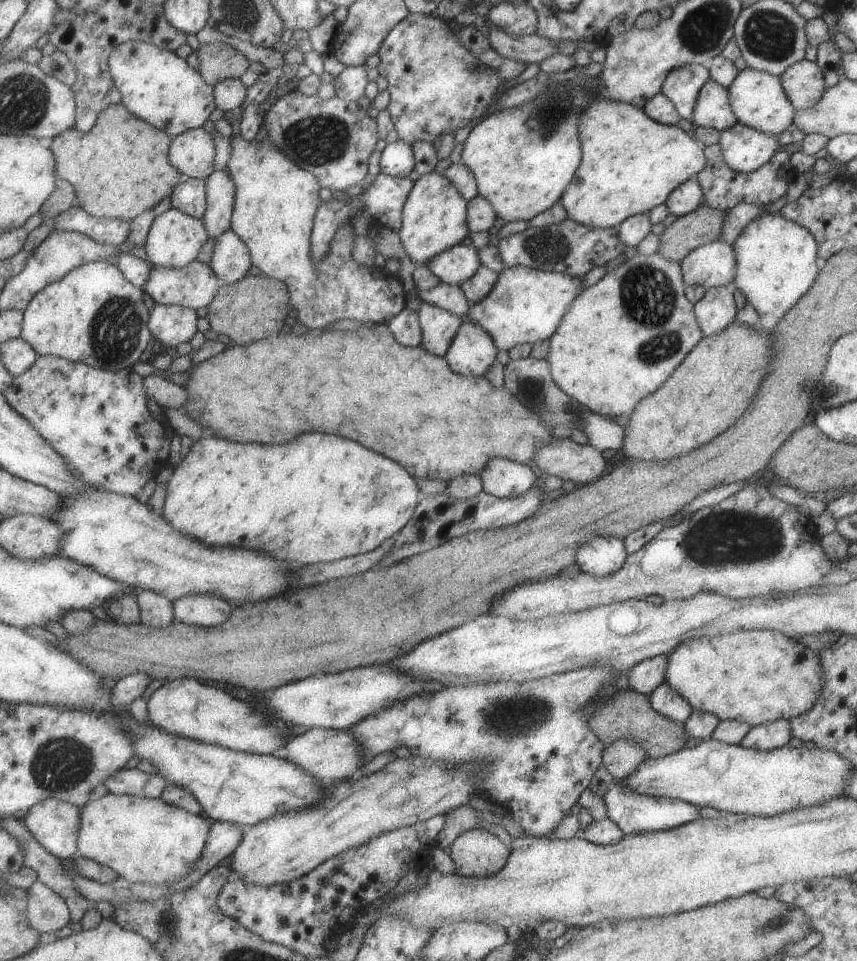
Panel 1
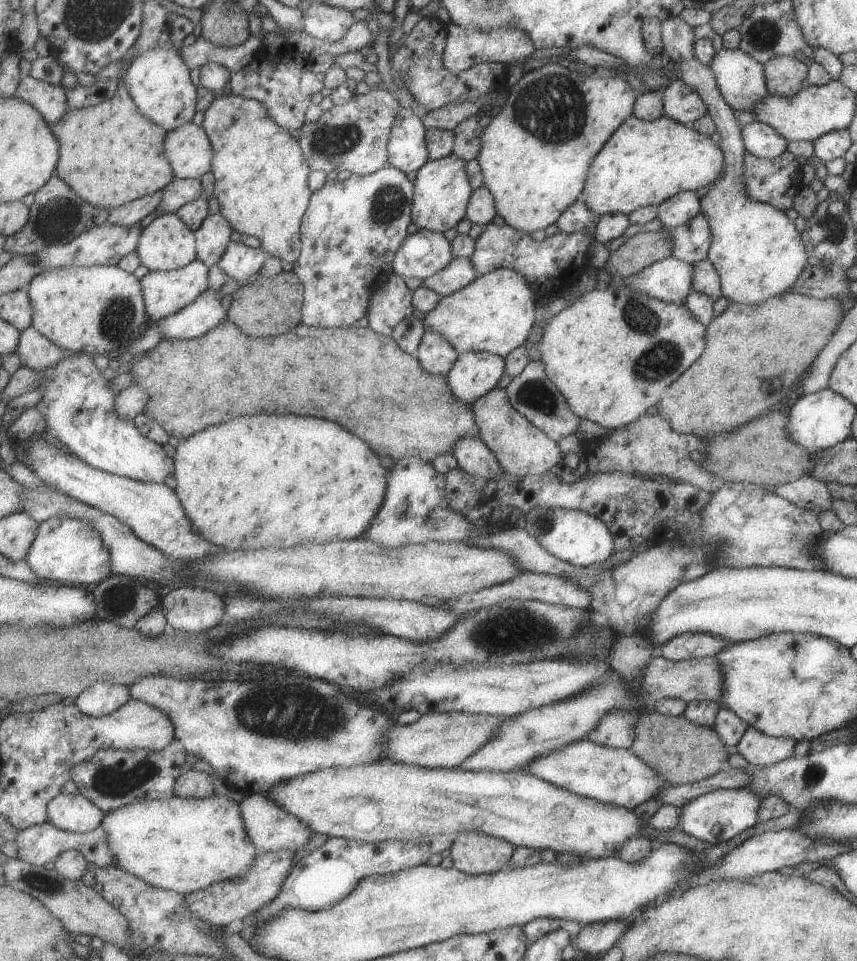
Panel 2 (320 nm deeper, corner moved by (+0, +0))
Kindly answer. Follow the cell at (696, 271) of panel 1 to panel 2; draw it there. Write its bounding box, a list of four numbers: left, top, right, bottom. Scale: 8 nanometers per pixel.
[614,257,693,303]

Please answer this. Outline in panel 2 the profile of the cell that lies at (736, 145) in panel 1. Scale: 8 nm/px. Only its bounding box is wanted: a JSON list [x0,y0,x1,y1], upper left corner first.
[741,122,788,158]

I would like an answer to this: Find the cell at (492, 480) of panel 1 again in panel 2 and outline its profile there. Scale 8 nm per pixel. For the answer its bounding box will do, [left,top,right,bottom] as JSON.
[451,438,503,480]

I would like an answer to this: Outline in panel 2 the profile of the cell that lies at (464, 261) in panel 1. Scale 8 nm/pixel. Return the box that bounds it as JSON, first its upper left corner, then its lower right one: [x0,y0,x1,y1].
[393,229,452,281]

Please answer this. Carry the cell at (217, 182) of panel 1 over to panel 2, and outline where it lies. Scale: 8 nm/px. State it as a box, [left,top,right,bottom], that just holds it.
[196,213,233,268]

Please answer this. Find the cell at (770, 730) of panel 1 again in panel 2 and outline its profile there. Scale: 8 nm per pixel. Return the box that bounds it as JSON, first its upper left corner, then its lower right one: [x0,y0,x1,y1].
[732,726,795,766]

